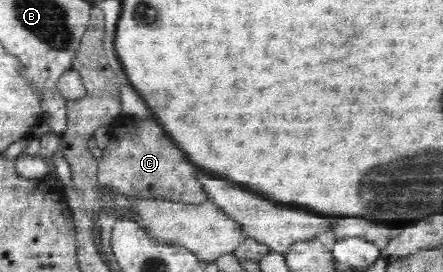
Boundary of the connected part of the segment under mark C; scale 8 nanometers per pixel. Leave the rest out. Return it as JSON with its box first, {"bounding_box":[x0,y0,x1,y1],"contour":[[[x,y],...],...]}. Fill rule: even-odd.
{"bounding_box":[98,114,208,205],"contour":[[[119,114],[112,119],[108,126],[105,126],[105,133],[109,134],[109,143],[106,143],[98,163],[98,181],[105,184],[113,193],[126,197],[137,197],[146,199],[161,199],[171,202],[184,203],[186,205],[201,205],[208,198],[203,191],[201,184],[194,175],[196,167],[175,147],[175,143],[165,135],[161,129],[161,123],[157,119],[151,119],[145,115],[145,119],[137,118],[137,115]]]}

